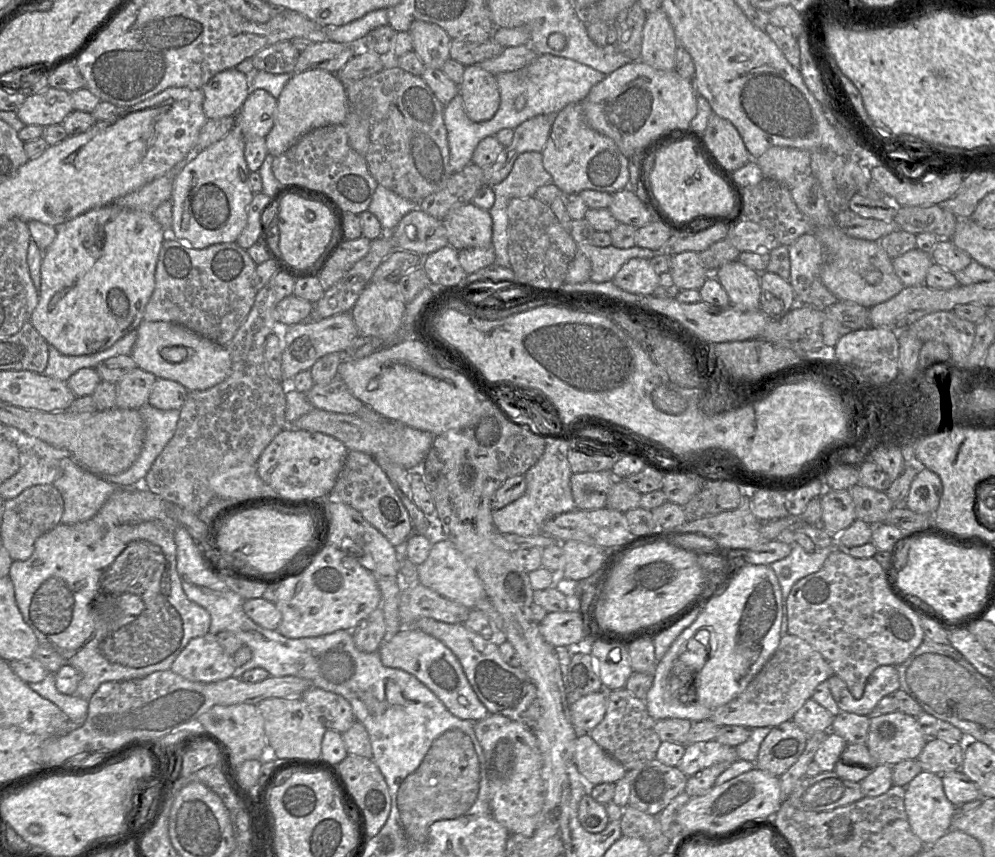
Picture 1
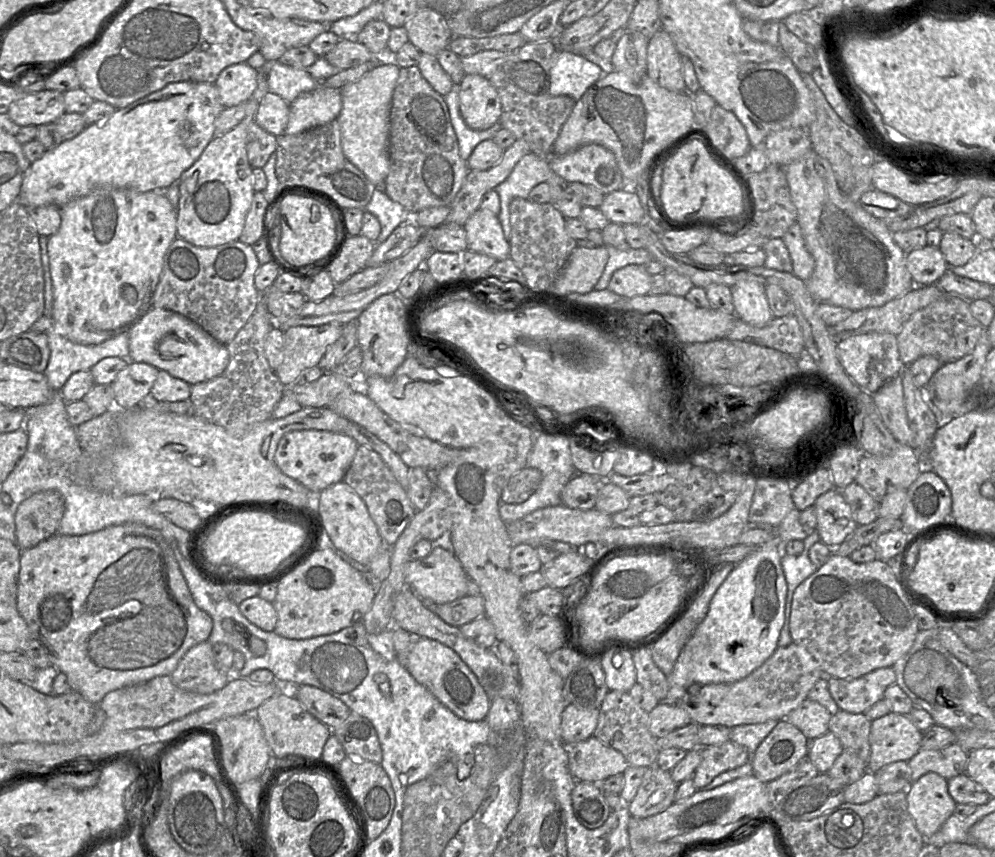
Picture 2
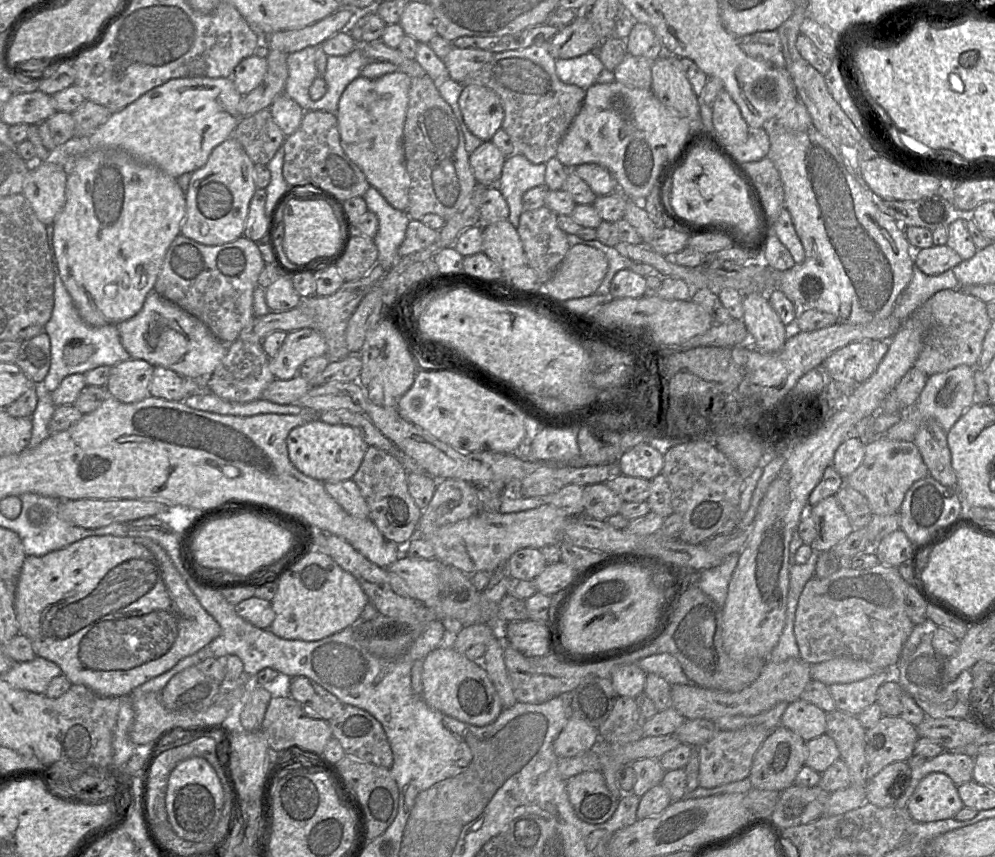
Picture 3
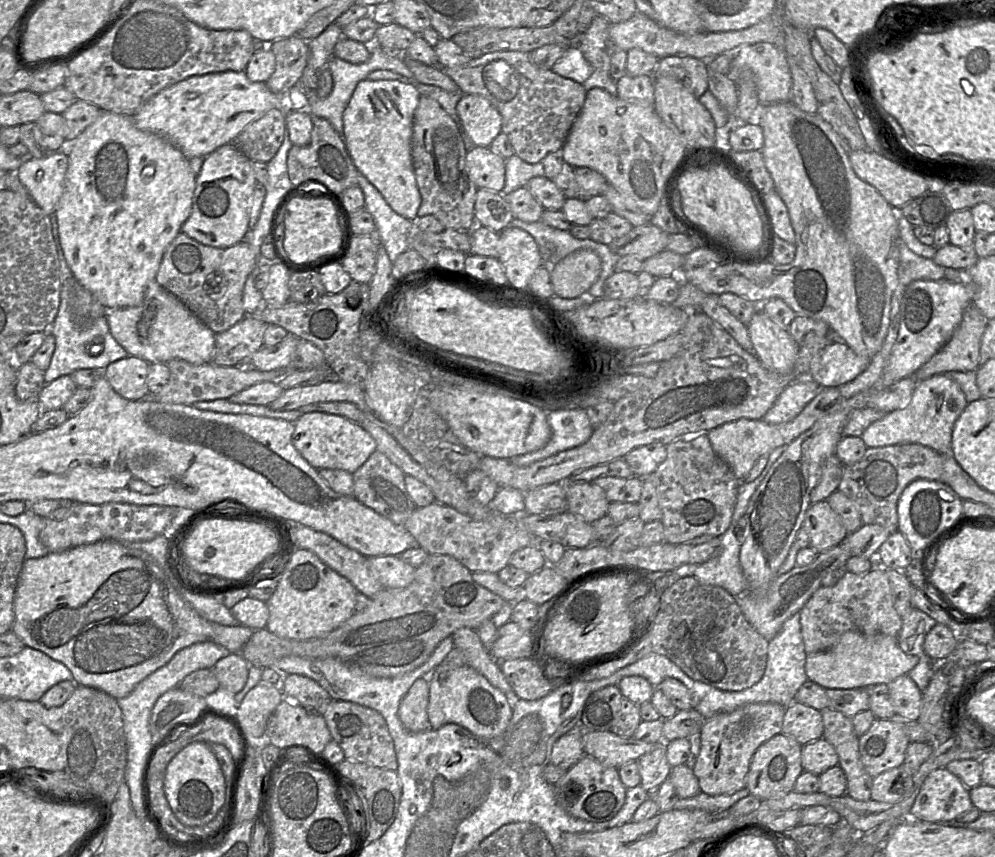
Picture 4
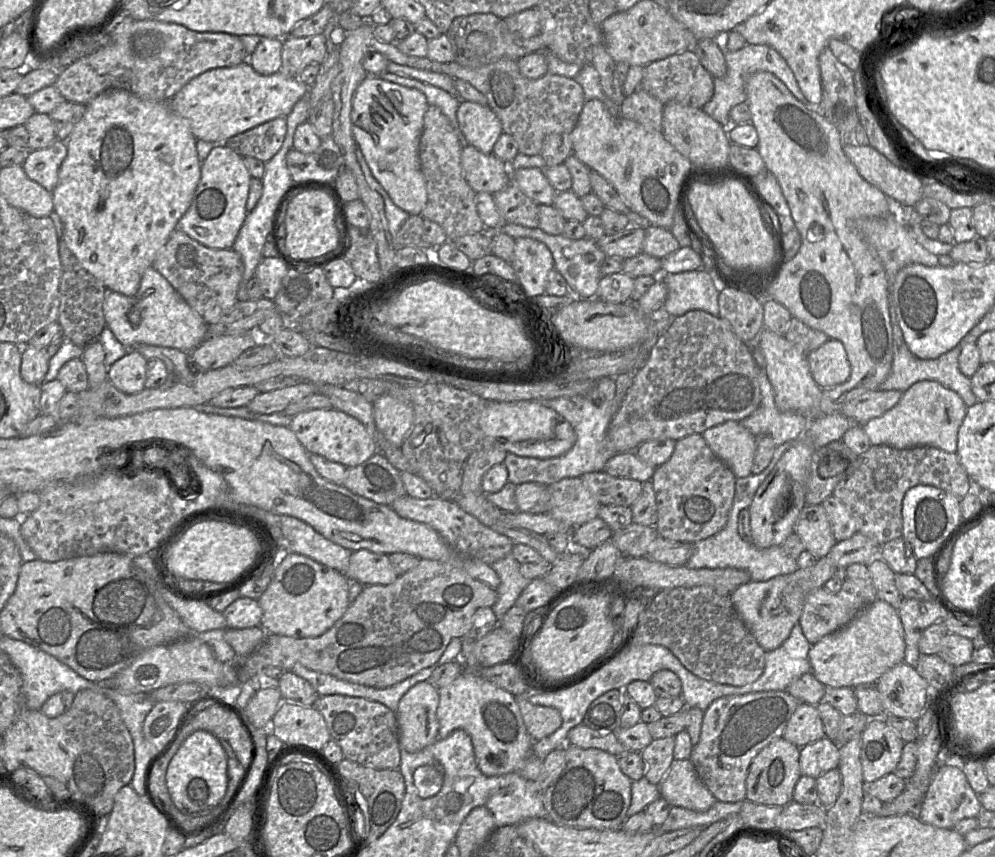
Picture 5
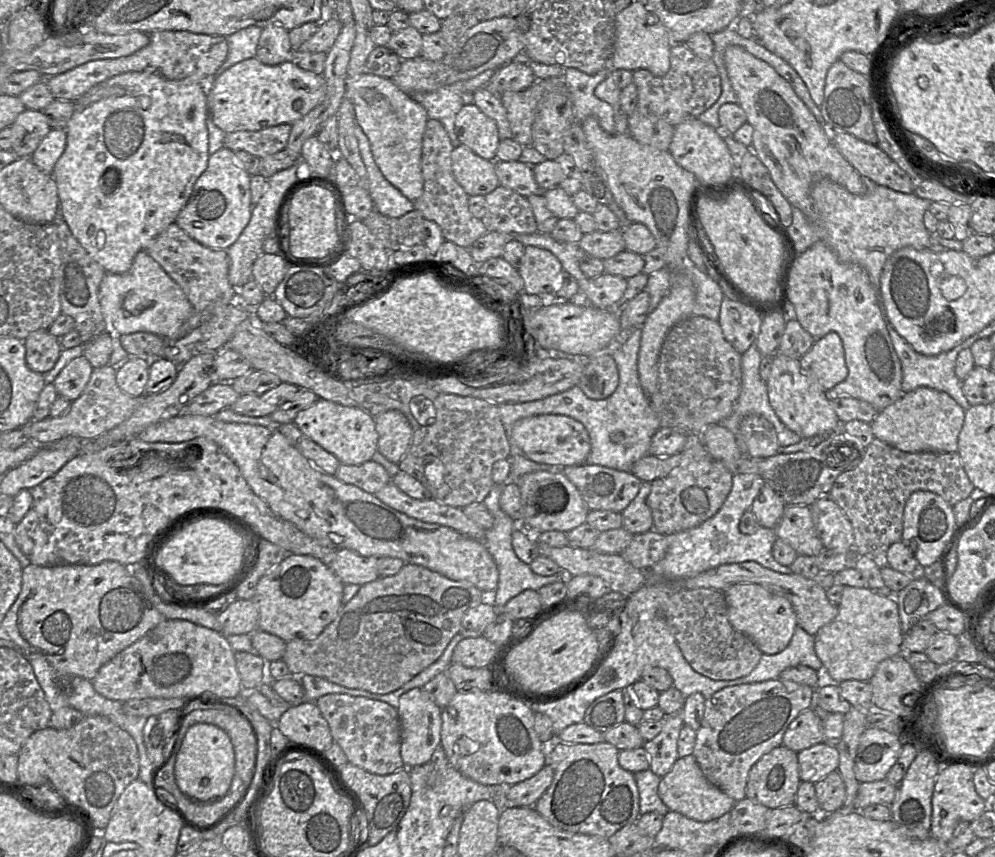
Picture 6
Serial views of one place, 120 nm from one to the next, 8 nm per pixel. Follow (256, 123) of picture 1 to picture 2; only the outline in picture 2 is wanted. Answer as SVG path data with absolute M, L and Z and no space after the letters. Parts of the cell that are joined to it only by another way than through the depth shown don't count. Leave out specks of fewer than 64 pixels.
M268 91L259 102L254 121L268 133L280 136L288 123L289 104L279 95Z

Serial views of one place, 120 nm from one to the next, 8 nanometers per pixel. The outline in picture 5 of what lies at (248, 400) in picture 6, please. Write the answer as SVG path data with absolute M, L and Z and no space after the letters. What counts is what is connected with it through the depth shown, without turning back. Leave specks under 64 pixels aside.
M300 382L295 386L289 386L269 392L260 392L246 407L254 413L281 413L291 403L300 401L314 393L318 393L315 384Z

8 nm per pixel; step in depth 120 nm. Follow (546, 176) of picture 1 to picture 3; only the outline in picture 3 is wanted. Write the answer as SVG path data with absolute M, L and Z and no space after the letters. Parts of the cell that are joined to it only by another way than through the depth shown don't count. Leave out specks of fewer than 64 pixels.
M523 154L508 156L496 184L509 207L508 221L517 229L523 212L522 197L531 188L545 185L546 164L534 164Z

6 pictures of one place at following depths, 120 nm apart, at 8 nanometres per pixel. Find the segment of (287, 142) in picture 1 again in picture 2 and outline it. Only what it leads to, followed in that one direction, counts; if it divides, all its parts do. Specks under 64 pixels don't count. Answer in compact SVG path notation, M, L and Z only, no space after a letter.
M318 83L314 90L300 94L289 104L284 134L298 134L337 119L342 108L340 90Z

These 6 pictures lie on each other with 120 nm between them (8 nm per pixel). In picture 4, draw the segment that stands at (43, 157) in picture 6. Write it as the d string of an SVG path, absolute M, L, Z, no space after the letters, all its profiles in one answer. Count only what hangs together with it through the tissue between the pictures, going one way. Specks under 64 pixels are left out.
M56 151L44 158L32 158L18 169L21 183L29 197L47 215L55 214L56 206L65 190L69 159L64 151Z

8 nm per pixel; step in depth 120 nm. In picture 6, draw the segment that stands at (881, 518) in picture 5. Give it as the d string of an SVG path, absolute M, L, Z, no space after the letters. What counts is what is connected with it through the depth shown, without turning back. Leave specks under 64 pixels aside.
M875 438L866 447L859 465L850 471L841 473L829 493L852 524L856 554L883 558L893 543L902 540L903 512L906 501L913 492L919 490L933 492L941 496L950 505L955 505L968 498L973 492L974 486L969 480L957 452L907 453Z

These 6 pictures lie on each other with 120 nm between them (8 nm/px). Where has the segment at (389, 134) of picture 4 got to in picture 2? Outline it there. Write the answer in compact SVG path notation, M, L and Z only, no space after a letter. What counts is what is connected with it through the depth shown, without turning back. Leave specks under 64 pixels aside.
M386 58L385 63L340 90L342 108L337 122L340 127L342 152L349 162L382 191L384 191L384 182L389 172L390 111L399 72L400 67L392 59Z

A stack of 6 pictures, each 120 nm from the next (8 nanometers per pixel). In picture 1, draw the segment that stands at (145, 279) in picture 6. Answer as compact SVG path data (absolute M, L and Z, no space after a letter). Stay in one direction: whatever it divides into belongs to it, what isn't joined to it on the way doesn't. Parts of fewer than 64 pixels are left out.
M142 320L130 356L137 367L157 378L172 380L188 391L207 390L223 382L231 372L230 354L225 346L218 345L184 326L164 321Z

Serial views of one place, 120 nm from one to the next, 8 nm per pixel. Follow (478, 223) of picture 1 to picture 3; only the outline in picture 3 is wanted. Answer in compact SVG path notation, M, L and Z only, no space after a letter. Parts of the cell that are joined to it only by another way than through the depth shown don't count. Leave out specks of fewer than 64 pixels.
M501 220L482 225L482 252L495 261L503 271L526 265L527 259L517 229Z

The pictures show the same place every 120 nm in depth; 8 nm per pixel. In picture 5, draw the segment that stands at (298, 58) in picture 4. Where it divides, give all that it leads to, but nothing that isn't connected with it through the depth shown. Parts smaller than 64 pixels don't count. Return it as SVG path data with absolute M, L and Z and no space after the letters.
M322 34L308 37L286 36L283 39L280 72L290 77L299 77L306 66L322 63L328 51Z

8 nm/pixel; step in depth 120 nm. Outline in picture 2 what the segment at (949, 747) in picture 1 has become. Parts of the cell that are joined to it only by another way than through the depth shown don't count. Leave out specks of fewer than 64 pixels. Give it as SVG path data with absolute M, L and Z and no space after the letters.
M956 742L937 750L920 749L908 761L911 770L911 781L918 780L928 772L937 773L946 780L965 773L968 753Z

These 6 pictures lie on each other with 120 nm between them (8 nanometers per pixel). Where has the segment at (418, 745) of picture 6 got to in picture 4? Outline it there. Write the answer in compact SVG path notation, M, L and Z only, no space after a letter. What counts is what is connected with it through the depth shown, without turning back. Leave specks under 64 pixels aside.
M424 677L418 678L402 698L398 708L398 717L407 730L417 733L431 729L427 715L428 702L429 684Z

